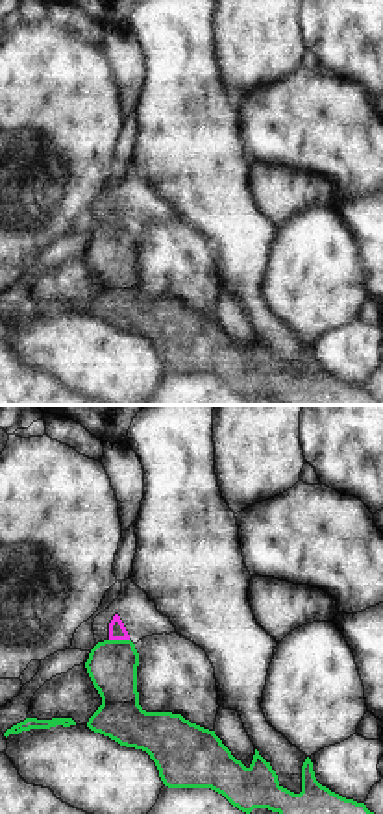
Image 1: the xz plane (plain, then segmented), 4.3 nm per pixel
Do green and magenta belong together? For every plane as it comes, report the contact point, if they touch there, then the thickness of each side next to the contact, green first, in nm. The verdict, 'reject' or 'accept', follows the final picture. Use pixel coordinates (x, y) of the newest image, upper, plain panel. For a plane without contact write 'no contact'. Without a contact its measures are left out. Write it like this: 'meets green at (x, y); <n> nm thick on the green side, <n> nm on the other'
meets green at (119, 226); 220 nm thick on the green side, 80 nm on the other

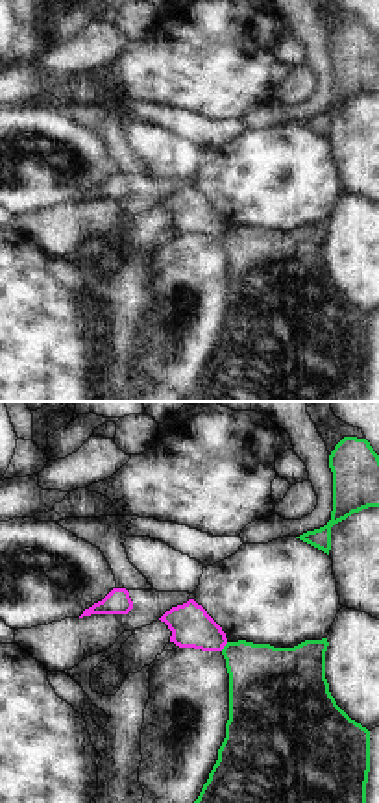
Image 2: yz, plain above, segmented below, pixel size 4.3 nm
meets green at (224, 232); 340 nm thick on the green side, 180 nm on the other

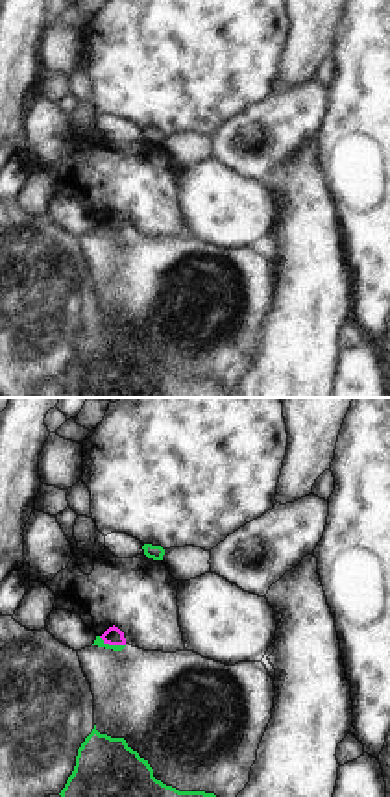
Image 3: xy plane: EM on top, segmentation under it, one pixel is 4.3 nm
meets green at (111, 232); 40 nm thick on the green side, 80 nm on the other

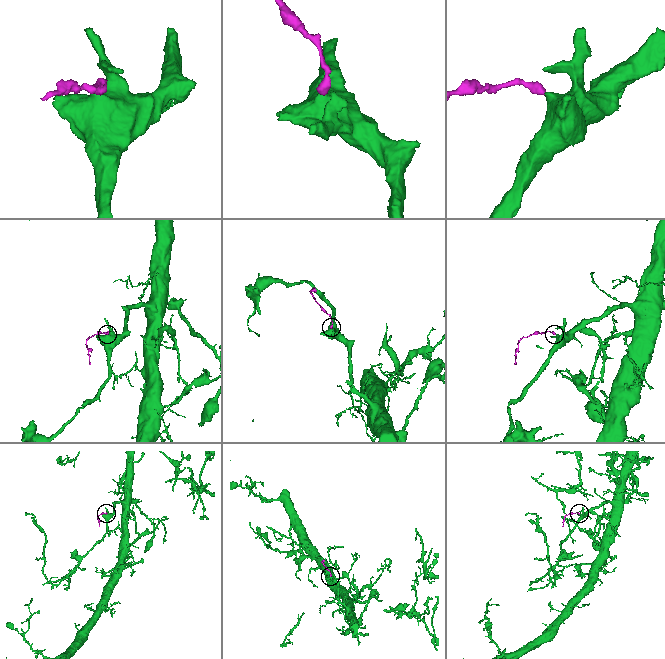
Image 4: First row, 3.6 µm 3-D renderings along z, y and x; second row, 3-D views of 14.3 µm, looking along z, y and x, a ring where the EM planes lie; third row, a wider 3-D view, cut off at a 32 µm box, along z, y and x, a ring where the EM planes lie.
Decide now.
reject

